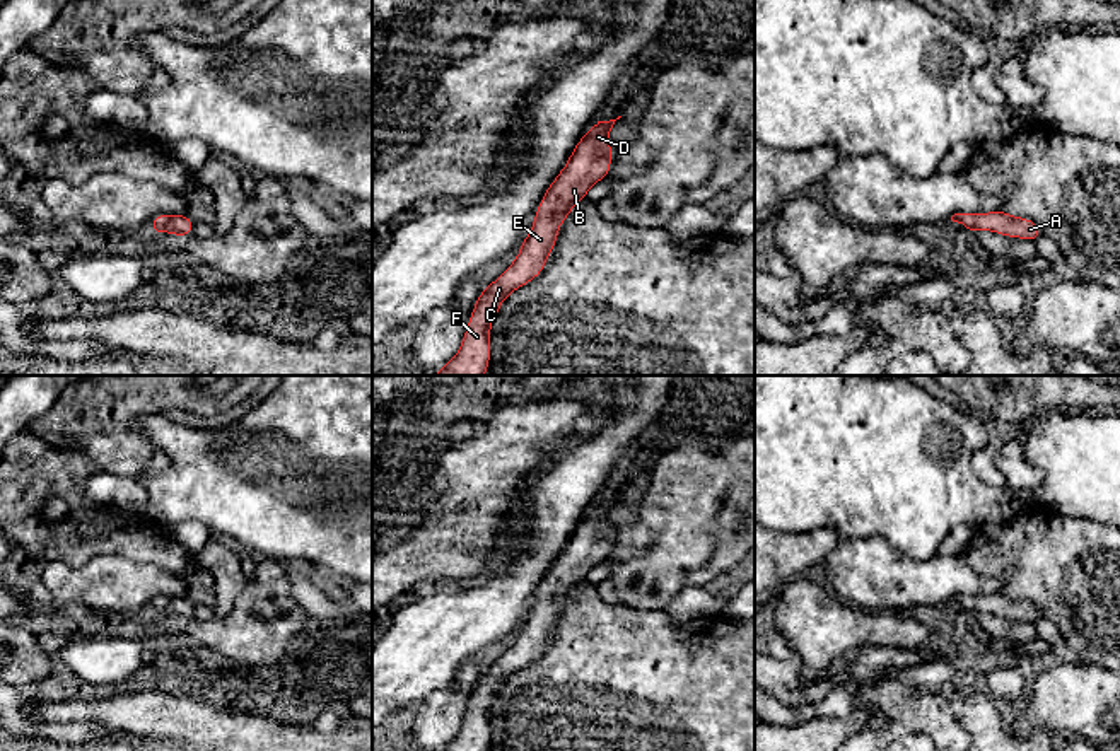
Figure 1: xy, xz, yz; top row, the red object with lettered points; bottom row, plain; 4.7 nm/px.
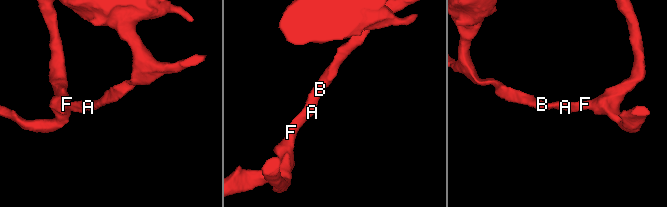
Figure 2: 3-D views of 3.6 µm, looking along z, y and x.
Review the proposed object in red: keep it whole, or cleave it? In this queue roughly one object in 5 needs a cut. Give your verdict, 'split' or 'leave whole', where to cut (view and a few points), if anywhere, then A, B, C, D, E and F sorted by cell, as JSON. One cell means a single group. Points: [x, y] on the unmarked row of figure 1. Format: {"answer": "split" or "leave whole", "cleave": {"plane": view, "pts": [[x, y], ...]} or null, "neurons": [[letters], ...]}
{"answer": "leave whole", "cleave": null, "neurons": [["A", "B", "C", "D", "E", "F"]]}

